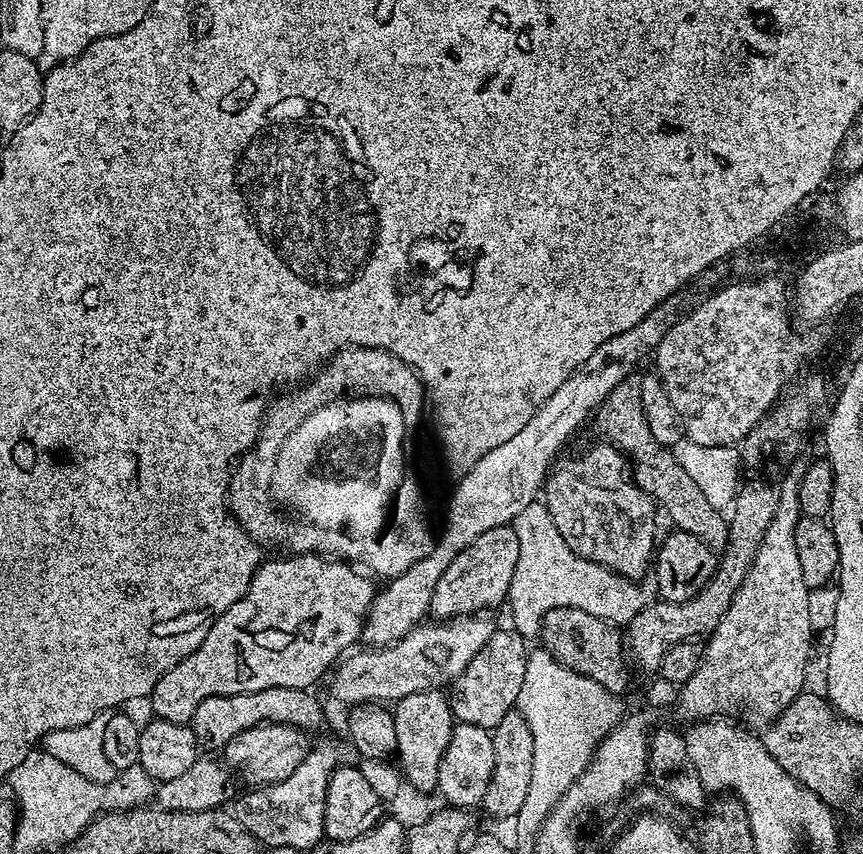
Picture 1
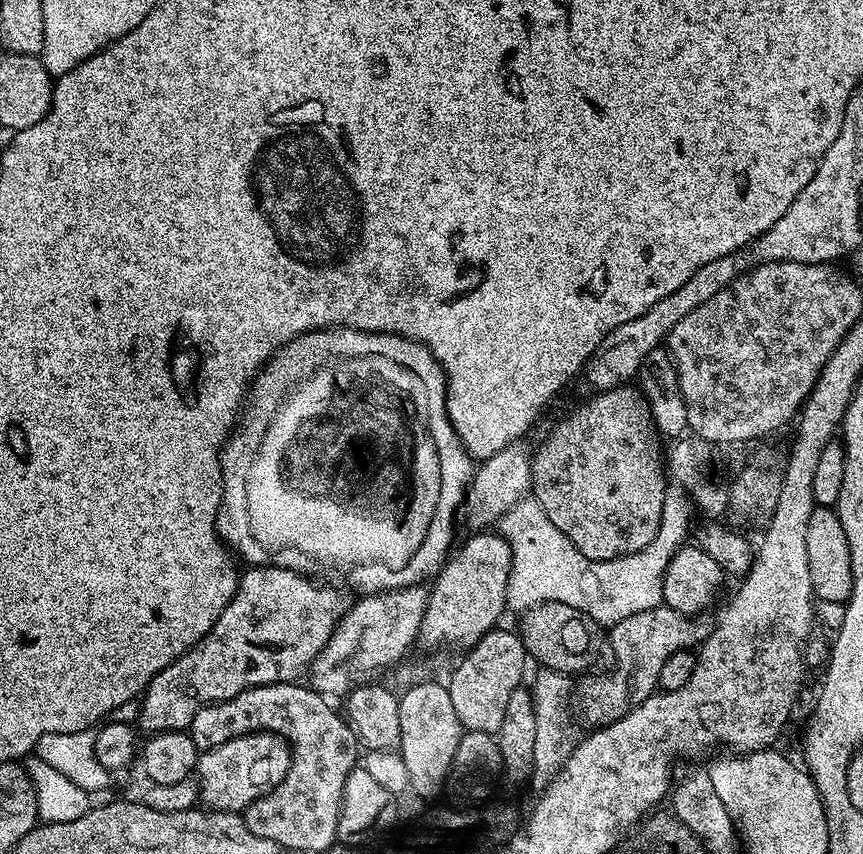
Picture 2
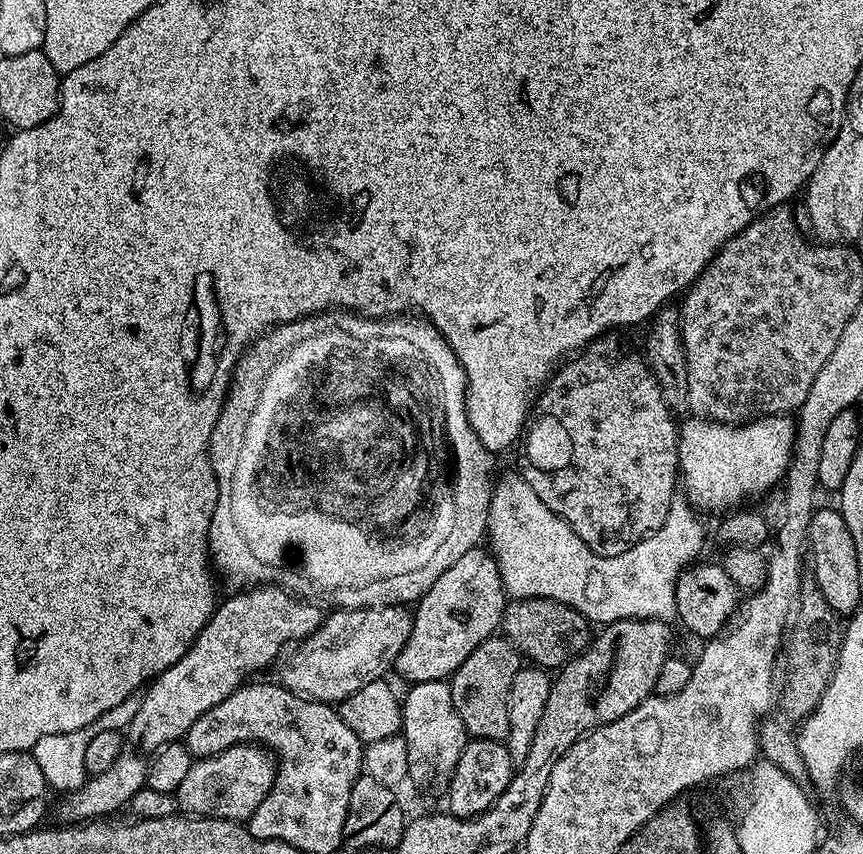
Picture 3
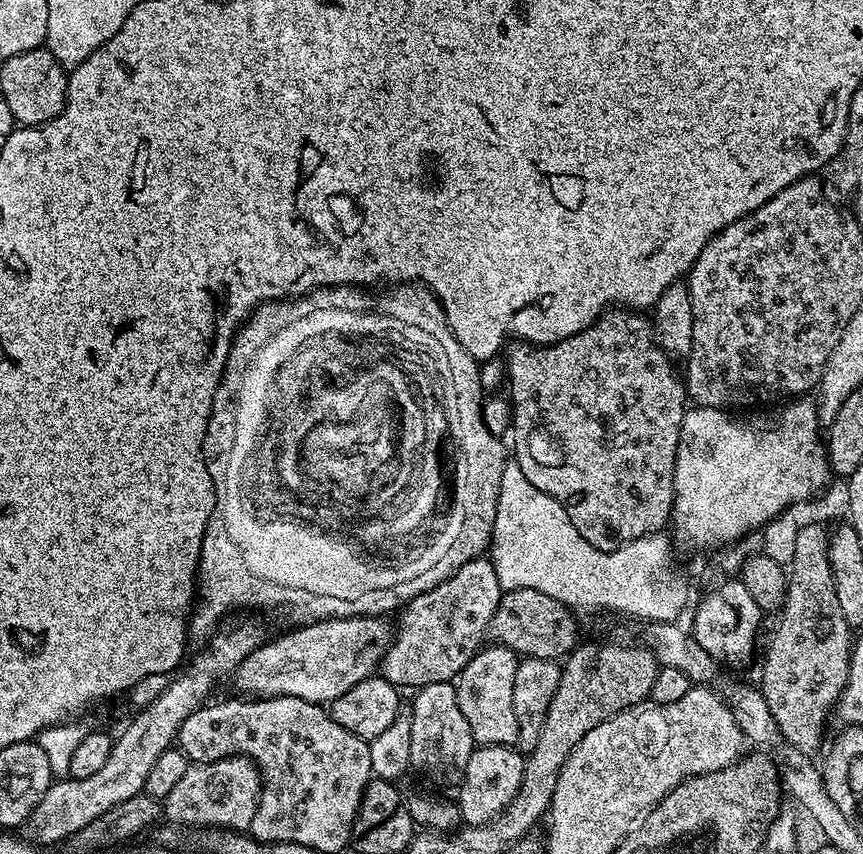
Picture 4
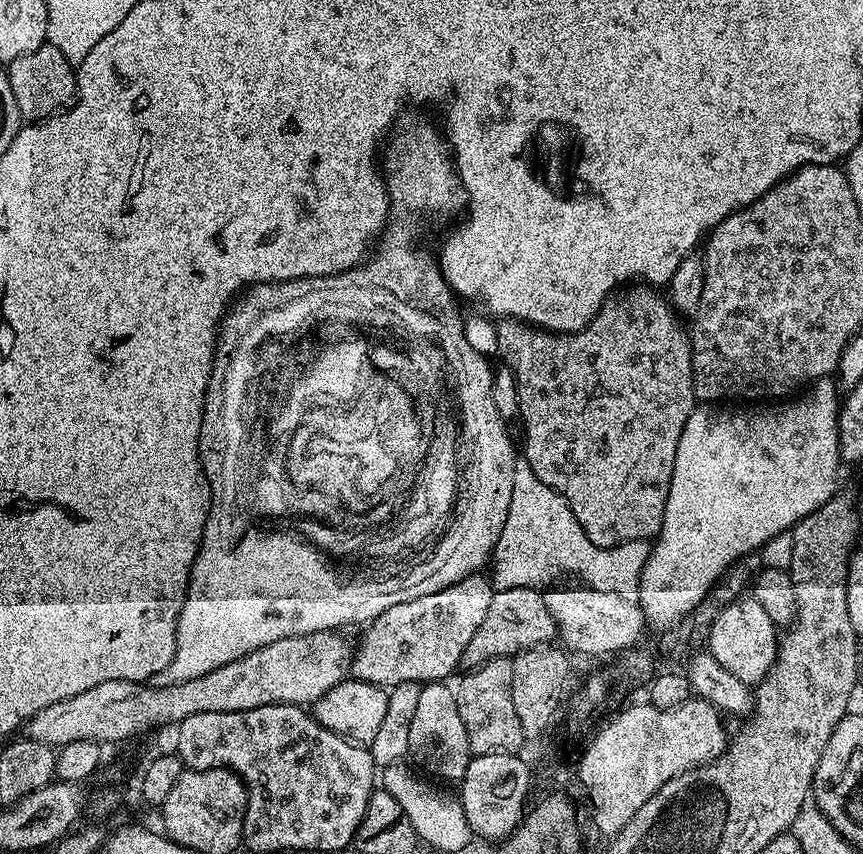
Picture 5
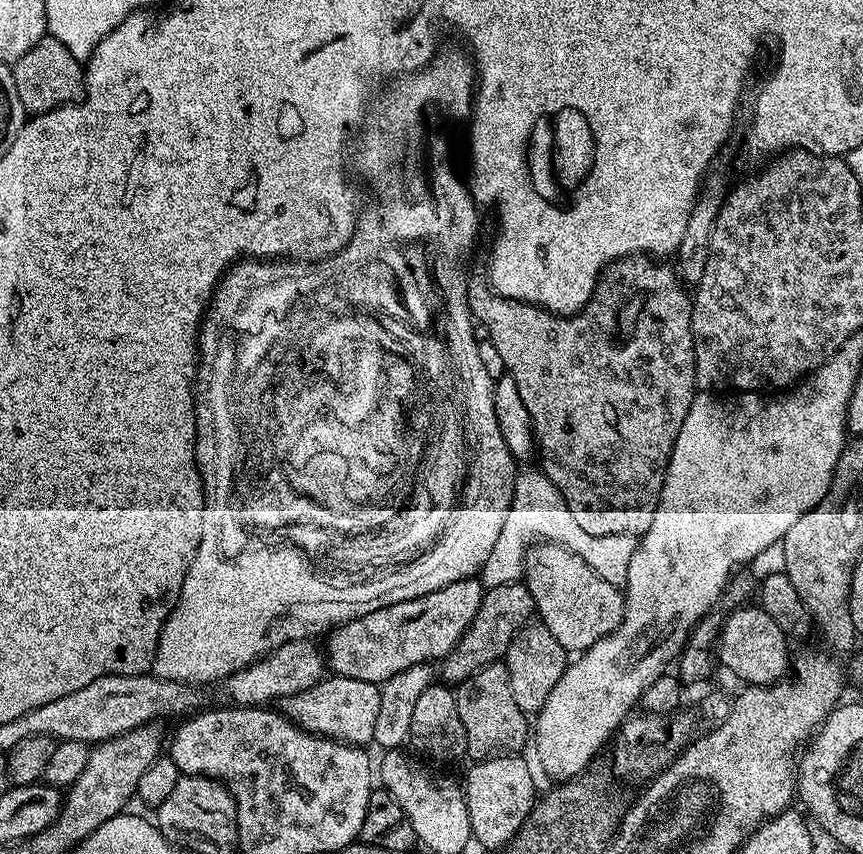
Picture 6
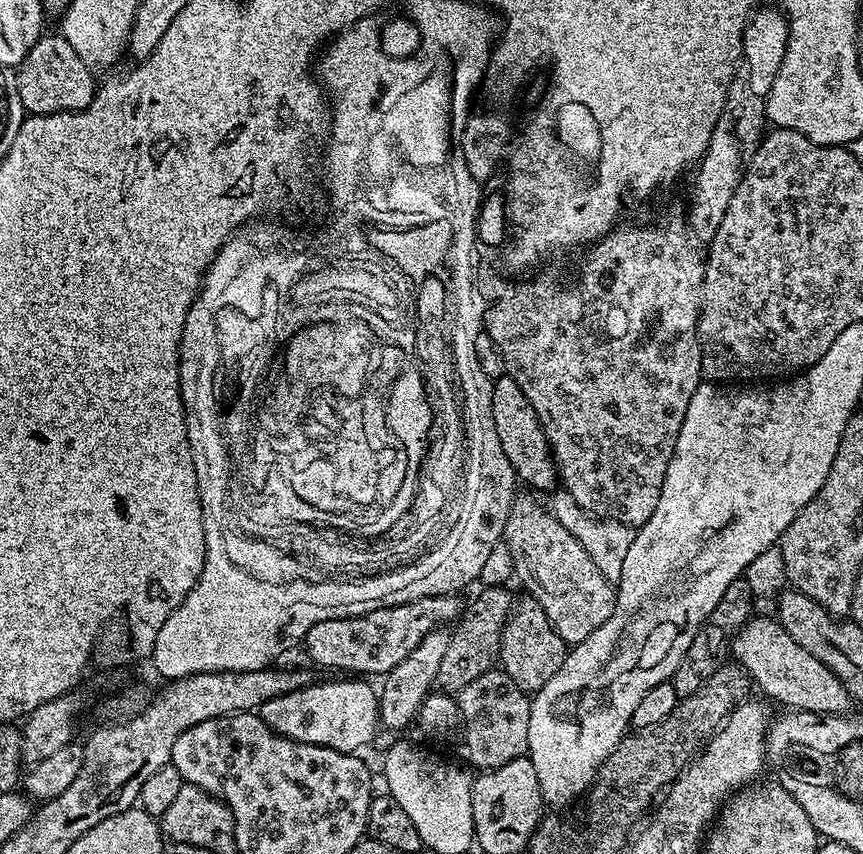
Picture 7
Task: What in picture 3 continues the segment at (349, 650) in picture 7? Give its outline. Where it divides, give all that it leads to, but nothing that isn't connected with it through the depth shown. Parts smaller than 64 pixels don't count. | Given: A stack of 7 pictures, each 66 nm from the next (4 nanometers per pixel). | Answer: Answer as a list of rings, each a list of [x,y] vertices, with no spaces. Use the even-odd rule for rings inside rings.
[[[477,546],[471,548],[450,570],[446,570],[426,590],[426,594],[420,597],[412,612],[412,629],[410,636],[406,638],[406,644],[398,654],[394,665],[394,672],[397,672],[404,680],[409,680],[412,686],[418,686],[422,682],[434,682],[435,680],[448,680],[452,673],[478,650],[482,642],[486,642],[500,628],[500,619],[504,616],[504,606],[506,603],[506,593],[504,583],[500,577],[500,571],[496,565],[496,557],[491,551]]]

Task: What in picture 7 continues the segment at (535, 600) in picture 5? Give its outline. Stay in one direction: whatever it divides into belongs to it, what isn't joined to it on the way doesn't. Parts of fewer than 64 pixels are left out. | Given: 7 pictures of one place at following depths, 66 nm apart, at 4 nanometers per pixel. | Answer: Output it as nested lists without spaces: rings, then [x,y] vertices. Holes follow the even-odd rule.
[[[484,586],[479,590],[481,592],[469,604],[467,601],[463,605],[462,615],[455,621],[454,631],[450,638],[450,646],[446,646],[446,655],[442,657],[442,666],[438,666],[438,678],[436,679],[435,687],[439,691],[449,694],[459,694],[463,688],[470,686],[470,682],[474,682],[474,678],[493,671],[497,667],[500,659],[502,630],[504,629],[504,623],[512,615],[514,596],[511,596],[507,592],[509,589],[504,586]]]

